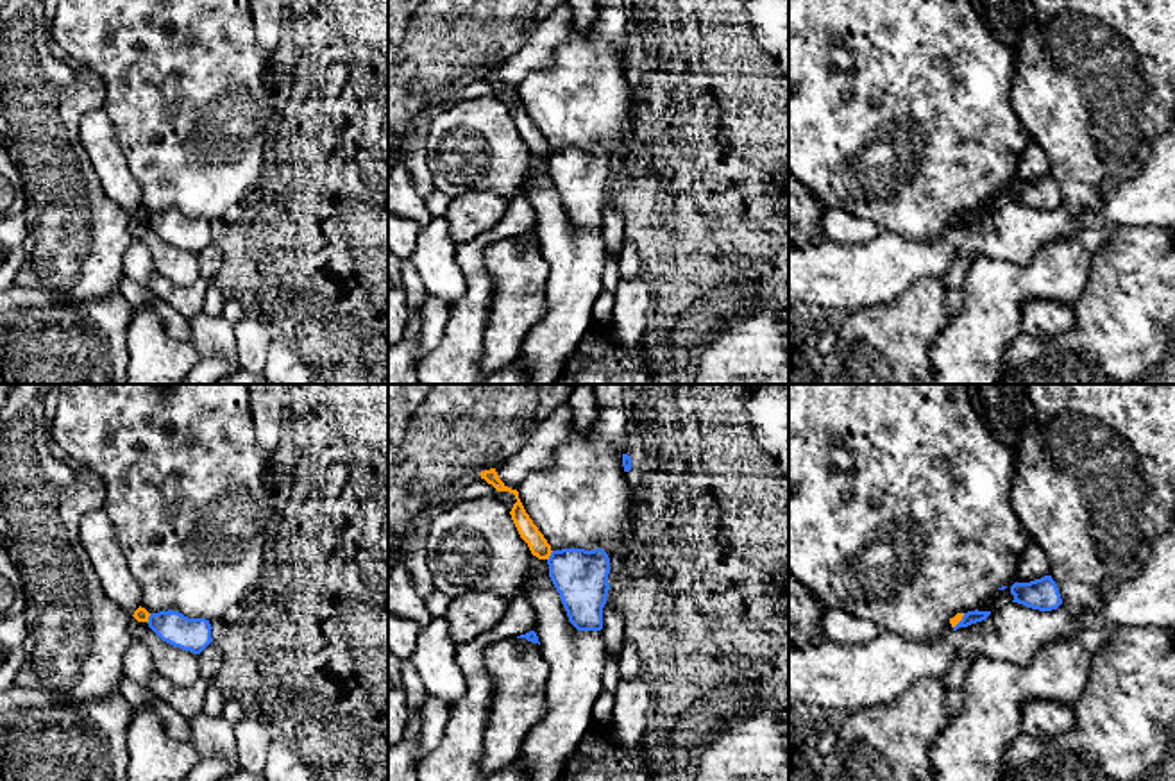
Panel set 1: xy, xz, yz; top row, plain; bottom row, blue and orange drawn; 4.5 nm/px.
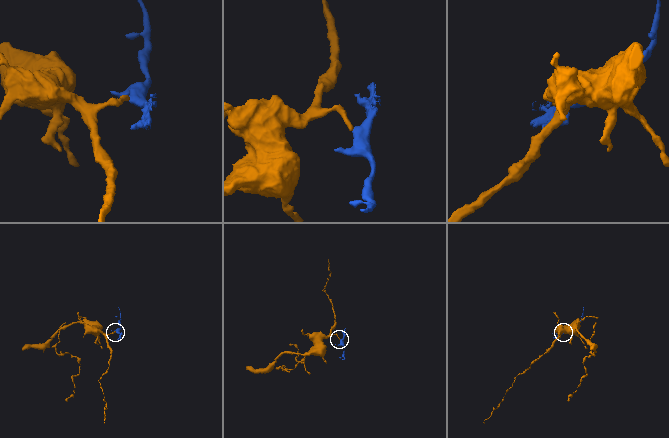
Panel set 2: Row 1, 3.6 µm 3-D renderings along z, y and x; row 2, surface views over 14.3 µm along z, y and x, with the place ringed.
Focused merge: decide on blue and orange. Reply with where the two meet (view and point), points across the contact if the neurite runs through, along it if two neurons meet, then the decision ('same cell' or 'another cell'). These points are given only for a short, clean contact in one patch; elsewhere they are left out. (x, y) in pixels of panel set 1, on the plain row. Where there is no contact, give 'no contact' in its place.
contact xz (549, 156); border xz (553, 151), (548, 159); another cell

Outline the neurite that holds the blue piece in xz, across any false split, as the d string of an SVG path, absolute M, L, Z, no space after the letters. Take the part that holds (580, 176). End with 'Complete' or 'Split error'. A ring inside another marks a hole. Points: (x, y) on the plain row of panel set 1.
M562 148L551 152L547 164L569 222L578 231L601 231L610 189L608 154L603 148Z. Complete

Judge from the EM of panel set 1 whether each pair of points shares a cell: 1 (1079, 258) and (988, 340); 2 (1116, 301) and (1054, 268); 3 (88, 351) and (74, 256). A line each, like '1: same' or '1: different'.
1: same
2: different
3: different

